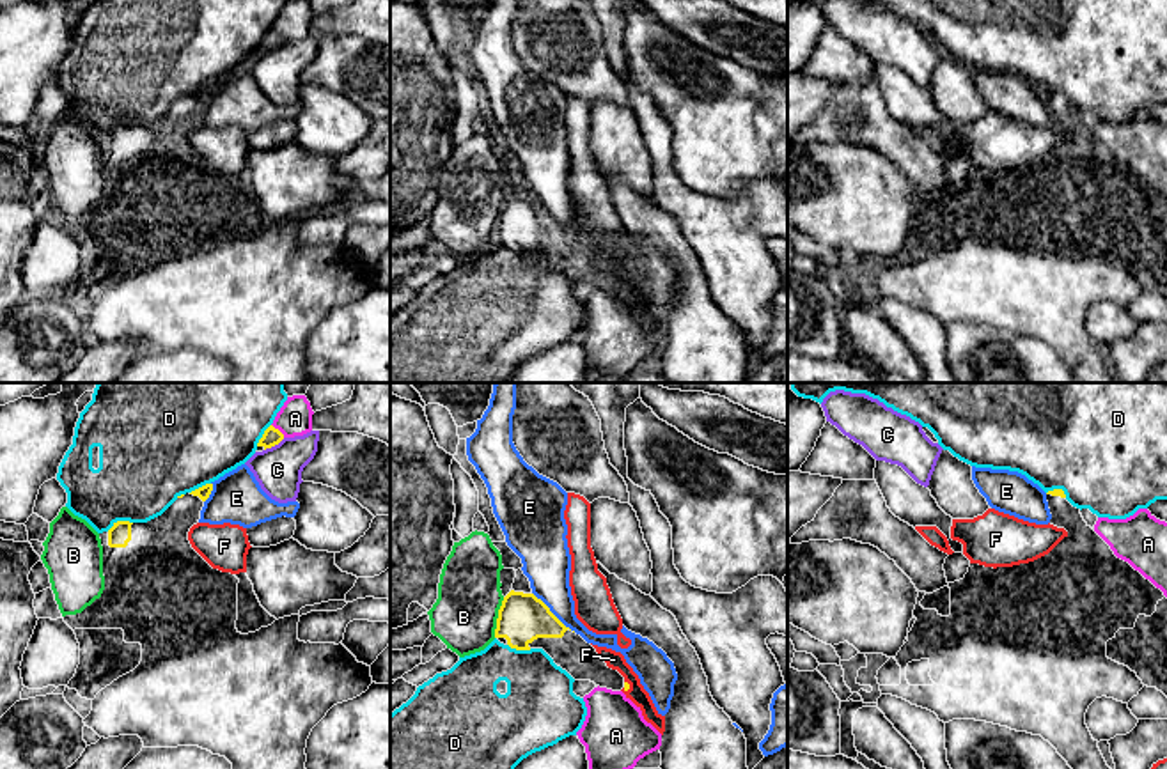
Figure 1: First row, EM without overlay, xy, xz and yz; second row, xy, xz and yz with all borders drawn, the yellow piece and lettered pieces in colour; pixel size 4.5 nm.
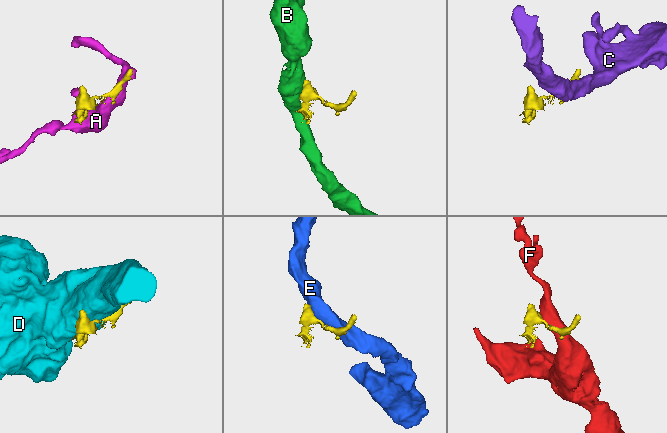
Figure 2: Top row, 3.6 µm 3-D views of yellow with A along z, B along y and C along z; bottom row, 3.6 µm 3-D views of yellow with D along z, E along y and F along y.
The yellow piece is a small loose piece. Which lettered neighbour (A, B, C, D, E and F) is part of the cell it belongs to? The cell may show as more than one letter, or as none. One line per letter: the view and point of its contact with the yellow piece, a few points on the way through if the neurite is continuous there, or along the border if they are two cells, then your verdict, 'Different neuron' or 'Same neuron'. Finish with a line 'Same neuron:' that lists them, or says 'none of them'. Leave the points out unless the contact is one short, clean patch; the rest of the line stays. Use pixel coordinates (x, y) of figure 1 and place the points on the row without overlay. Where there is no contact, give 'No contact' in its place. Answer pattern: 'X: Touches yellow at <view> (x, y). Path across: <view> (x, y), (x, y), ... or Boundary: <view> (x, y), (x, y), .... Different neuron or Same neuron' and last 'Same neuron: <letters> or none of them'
A: Touches yellow at xy (279, 34). Different neuron
B: Touches yellow at xz (499, 220). Different neuron
C: Touches yellow at xy (274, 48). Boundary: xy (284, 41), (265, 54). Different neuron
D: Touches yellow at xy (119, 124). Different neuron
E: Touches yellow at xz (552, 217). Different neuron
F: Touches yellow at xz (628, 289). Different neuron
Same neuron: none of them

